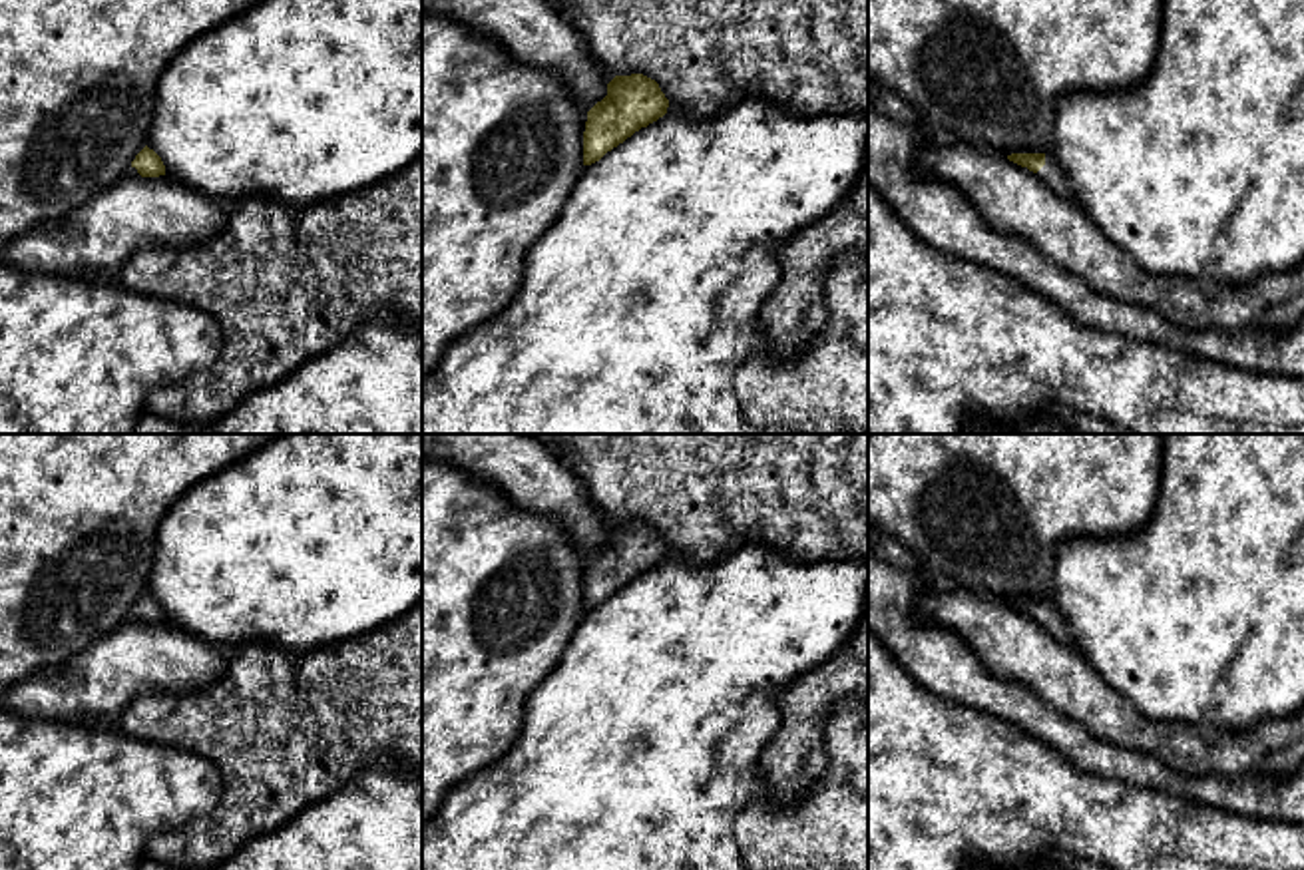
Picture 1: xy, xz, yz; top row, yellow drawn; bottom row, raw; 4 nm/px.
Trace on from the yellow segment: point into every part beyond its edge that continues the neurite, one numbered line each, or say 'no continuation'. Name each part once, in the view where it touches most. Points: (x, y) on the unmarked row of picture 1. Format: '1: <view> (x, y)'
1: yz (1050, 620)

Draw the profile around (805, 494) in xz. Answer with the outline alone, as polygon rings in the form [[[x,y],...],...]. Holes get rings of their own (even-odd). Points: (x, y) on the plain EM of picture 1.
[[[549,434],[557,456],[581,478],[597,510],[609,514],[615,522],[643,520],[655,526],[669,545],[667,557],[689,559],[695,563],[717,563],[743,544],[761,544],[782,551],[788,559],[858,559],[868,565],[868,434]]]

